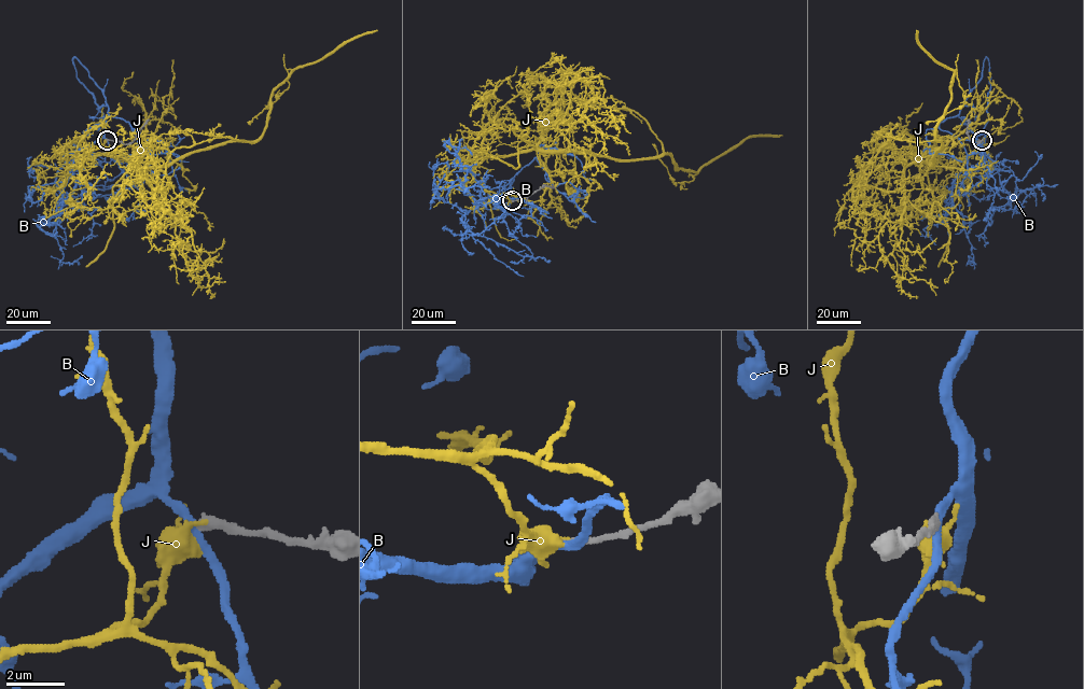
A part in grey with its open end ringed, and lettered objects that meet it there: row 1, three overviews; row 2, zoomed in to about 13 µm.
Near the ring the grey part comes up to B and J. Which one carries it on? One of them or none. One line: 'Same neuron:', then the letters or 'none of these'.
Same neuron: none of these

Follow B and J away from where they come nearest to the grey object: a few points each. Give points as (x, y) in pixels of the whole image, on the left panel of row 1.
B: (107, 140), (103, 114), (77, 76), (73, 57), (101, 90), (108, 114), (160, 141), (178, 184), (190, 191)
J: (107, 140), (67, 164), (109, 154), (165, 166), (221, 144), (255, 141), (272, 92), (292, 71), (377, 30)

